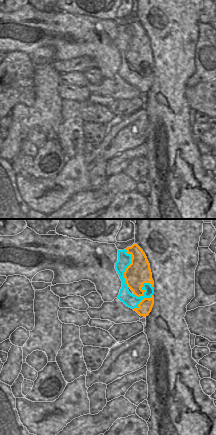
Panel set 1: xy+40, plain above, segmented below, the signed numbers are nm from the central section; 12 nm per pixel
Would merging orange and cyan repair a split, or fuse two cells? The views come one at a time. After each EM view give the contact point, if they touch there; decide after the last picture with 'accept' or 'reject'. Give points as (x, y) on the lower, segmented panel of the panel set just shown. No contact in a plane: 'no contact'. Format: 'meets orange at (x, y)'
meets orange at (126, 268)

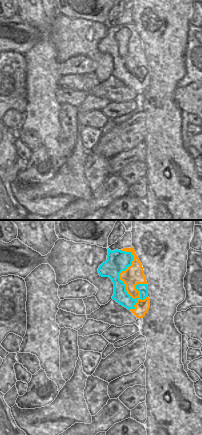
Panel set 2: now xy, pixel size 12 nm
meets orange at (119, 275)

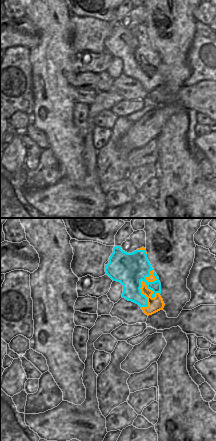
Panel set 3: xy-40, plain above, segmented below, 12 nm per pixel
meets orange at (144, 294)

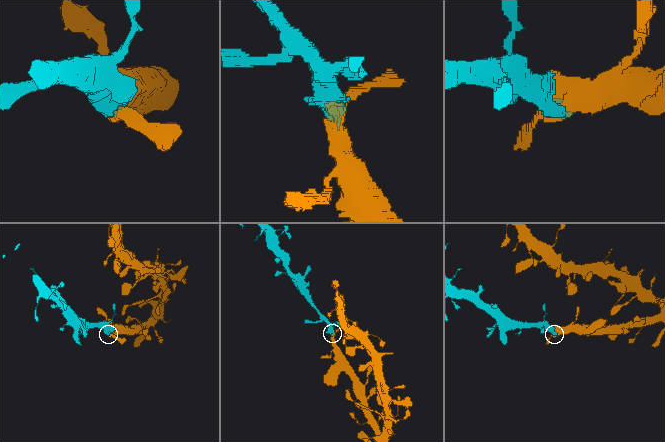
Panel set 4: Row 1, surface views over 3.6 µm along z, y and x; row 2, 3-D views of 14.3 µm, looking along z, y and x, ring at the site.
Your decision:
accept

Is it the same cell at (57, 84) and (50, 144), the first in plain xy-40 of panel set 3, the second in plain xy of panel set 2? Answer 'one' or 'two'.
one

